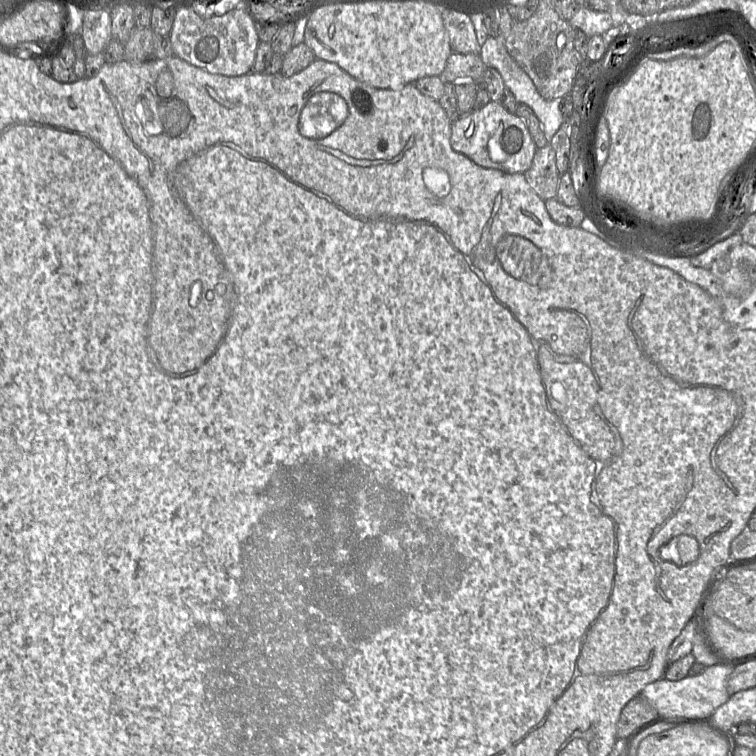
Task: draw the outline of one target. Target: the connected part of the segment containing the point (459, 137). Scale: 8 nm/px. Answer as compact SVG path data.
M490 101L481 109L462 114L451 126L451 147L475 164L506 173L525 173L537 151L524 120L509 112L500 101Z

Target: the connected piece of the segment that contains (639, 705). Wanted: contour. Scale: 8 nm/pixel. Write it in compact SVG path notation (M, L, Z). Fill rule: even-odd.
M640 694L623 708L617 724L617 737L626 738L629 734L637 734L663 716Z

